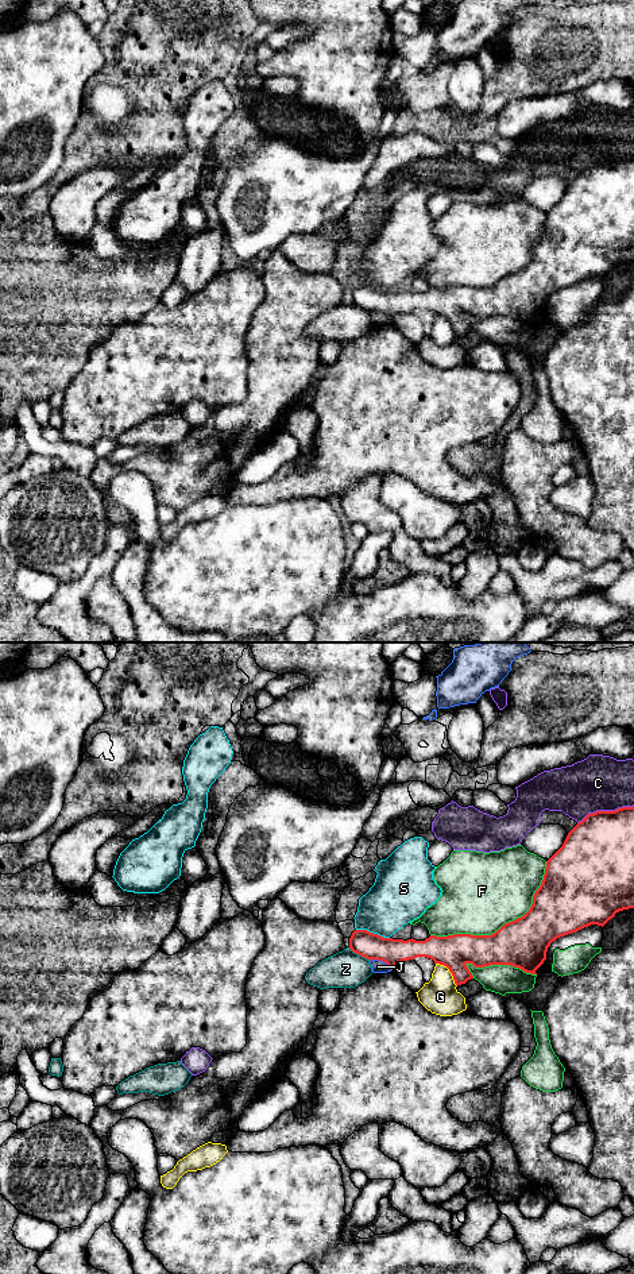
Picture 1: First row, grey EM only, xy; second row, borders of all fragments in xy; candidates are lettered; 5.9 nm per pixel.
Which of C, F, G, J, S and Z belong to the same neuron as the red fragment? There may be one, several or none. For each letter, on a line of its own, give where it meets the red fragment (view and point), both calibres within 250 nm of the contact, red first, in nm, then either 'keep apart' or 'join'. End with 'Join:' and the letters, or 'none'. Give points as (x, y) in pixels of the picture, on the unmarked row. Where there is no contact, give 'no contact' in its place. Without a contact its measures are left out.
C: meets red in xy at (604, 163); 420 nm thick on the red side, 340 nm on the other; keep apart
F: meets red in xy at (505, 275); 300 nm thick on the red side, 460 nm on the other; keep apart
G: meets red in xy at (449, 323); 200 nm thick on the red side, 220 nm on the other; keep apart
J: meets red in xy at (381, 312); 160 nm thick on the red side, 80 nm on the other; keep apart
S: meets red in xy at (372, 285); 160 nm thick on the red side, 320 nm on the other; keep apart
Z: meets red in xy at (359, 307); 160 nm thick on the red side, 220 nm on the other; keep apart
Join: none

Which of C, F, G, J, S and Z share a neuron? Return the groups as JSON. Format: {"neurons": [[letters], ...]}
{"neurons": [["C"], ["F", "Z"], ["G"], ["J"], ["S"]]}

